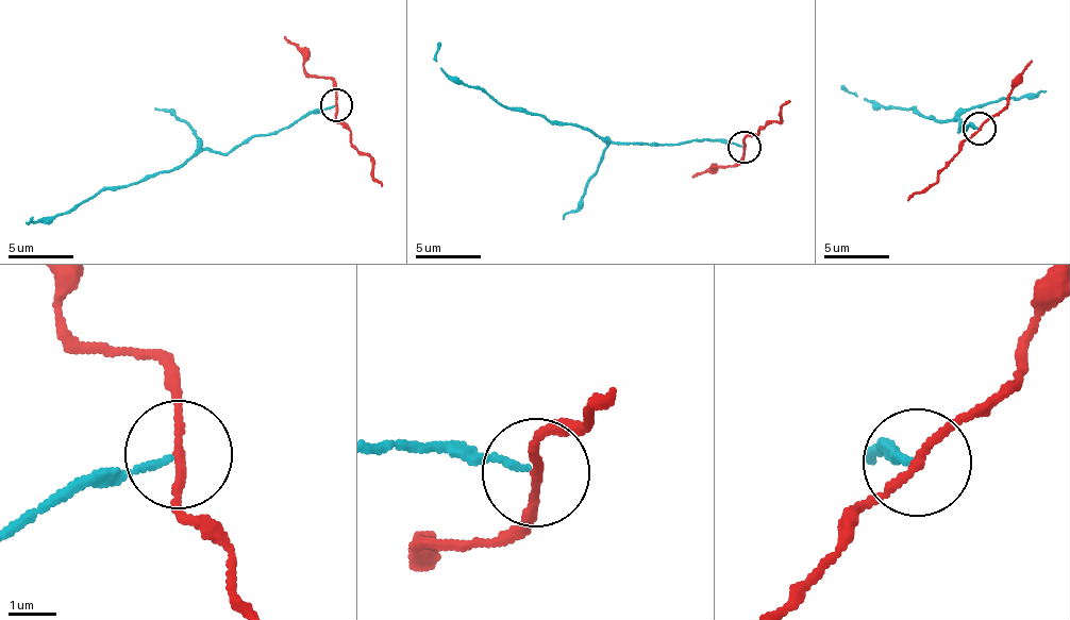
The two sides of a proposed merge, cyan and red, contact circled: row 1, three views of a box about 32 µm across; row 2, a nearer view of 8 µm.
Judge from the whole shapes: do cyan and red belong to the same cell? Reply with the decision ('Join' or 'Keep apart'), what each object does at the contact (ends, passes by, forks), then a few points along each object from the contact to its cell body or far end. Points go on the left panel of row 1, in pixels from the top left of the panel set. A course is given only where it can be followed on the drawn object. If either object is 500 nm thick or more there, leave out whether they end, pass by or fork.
Keep apart. At the ring cyan ends. At the ring red passes by. Course of cyan: (335, 105), (250, 135), (228, 152), (198, 149), (176, 168), (97, 189), (71, 211), (29, 225), (32, 218). Course of red: (335, 105), (335, 118), (371, 161), (381, 186)

